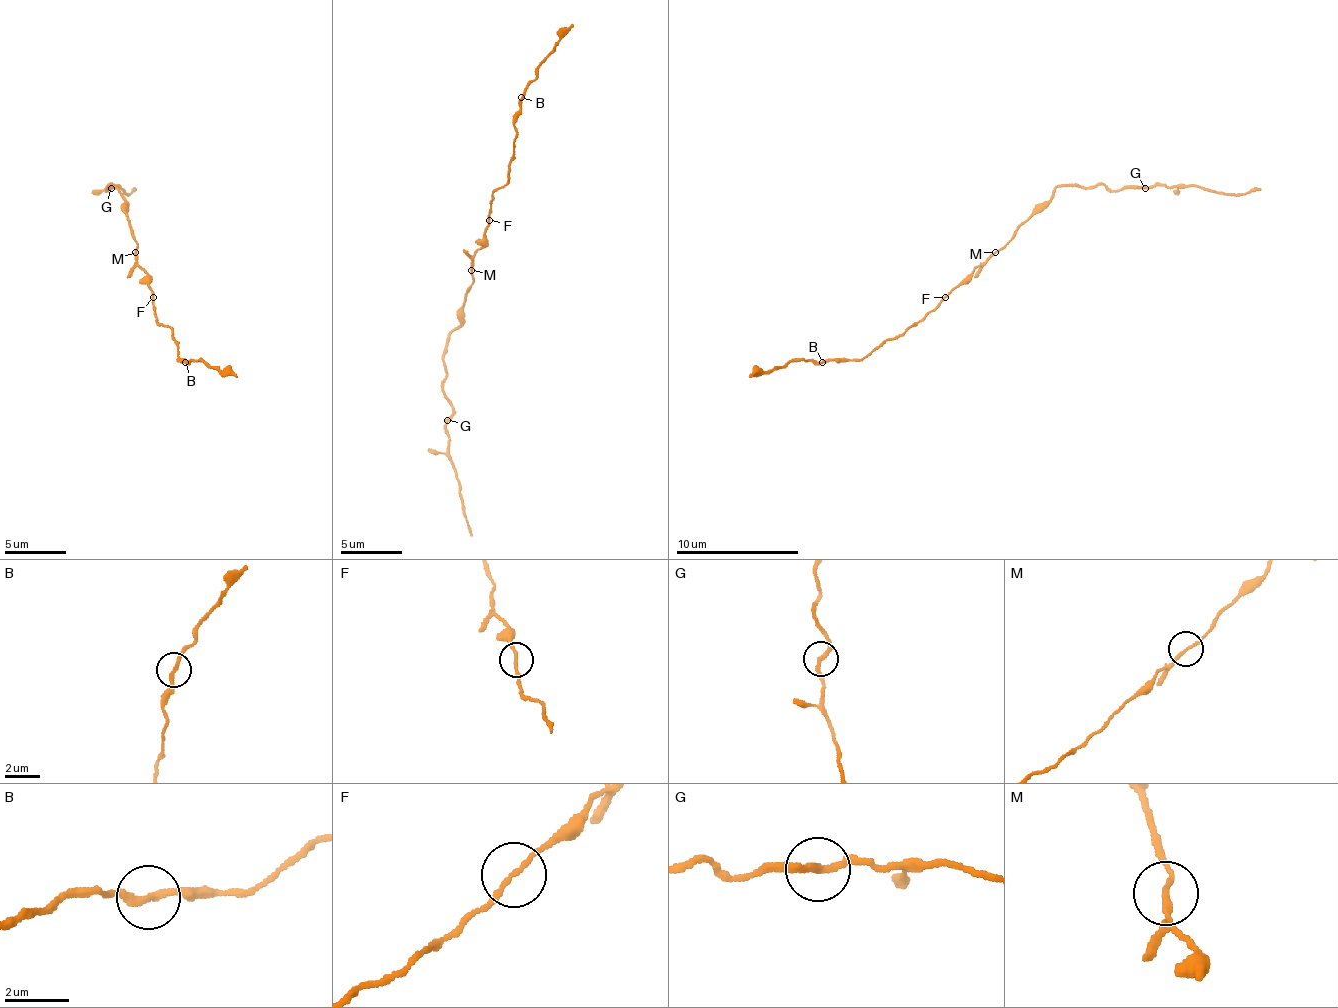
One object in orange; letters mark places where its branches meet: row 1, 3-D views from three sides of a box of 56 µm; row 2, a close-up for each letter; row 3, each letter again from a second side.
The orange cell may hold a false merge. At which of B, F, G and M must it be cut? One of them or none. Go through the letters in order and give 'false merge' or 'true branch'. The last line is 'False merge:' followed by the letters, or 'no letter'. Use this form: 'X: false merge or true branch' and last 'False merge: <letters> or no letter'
B: true branch
F: true branch
G: true branch
M: true branch
False merge: no letter

